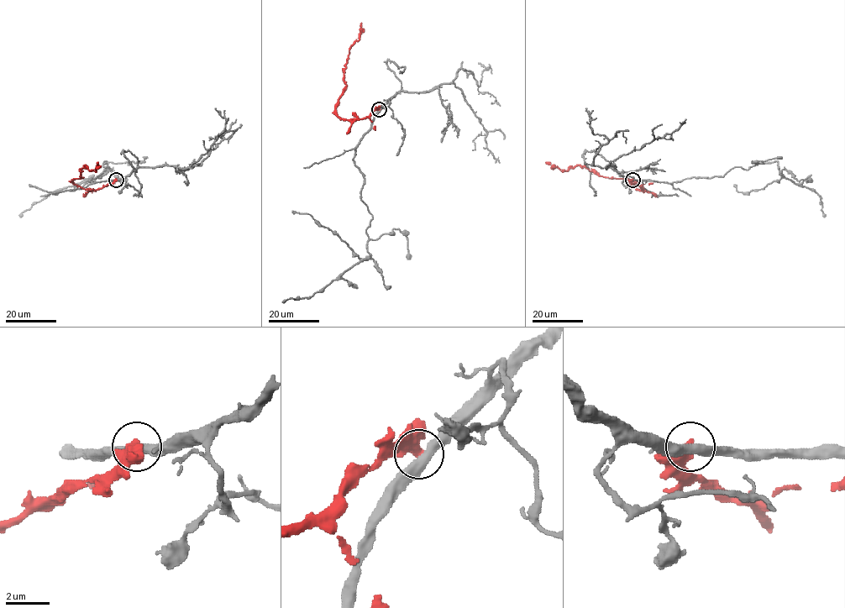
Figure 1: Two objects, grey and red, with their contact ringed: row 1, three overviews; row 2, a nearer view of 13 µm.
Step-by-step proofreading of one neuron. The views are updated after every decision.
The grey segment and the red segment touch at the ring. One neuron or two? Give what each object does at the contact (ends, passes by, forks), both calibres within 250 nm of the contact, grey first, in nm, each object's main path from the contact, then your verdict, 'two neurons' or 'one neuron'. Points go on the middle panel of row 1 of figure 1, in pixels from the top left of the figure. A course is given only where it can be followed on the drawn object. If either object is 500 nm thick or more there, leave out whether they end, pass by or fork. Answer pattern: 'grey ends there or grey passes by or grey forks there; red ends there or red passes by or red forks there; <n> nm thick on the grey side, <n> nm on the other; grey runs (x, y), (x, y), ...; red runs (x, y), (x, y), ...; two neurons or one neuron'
420 nm thick on the grey side, 550 nm on the other; grey runs (380, 109), (353, 159), (364, 178), (361, 200), (372, 217), (366, 230), (370, 254), (310, 297), (283, 301); red runs (380, 109), (359, 119), (341, 118), (336, 111), (346, 85), (343, 72), (349, 49), (359, 39), (361, 23); two neurons

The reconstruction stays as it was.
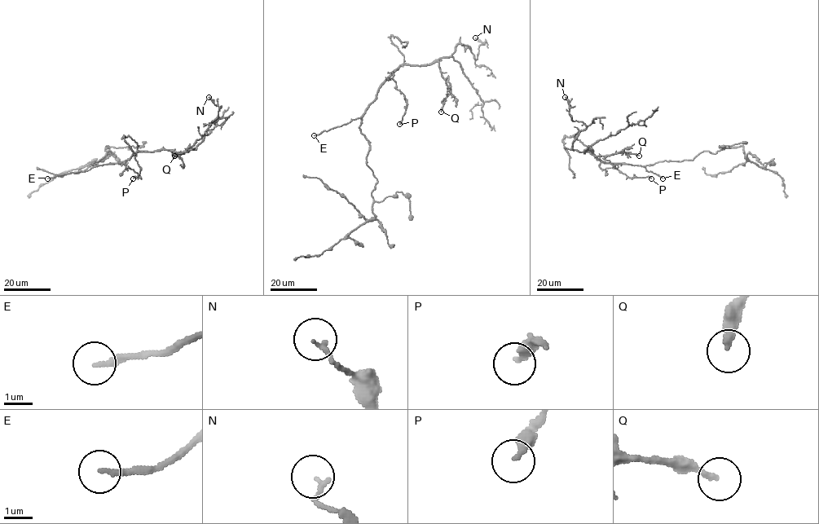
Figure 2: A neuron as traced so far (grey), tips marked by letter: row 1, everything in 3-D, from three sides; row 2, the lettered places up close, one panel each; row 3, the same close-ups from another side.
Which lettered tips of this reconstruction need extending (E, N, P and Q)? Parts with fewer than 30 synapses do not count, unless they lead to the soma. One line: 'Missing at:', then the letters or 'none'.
Missing at: E

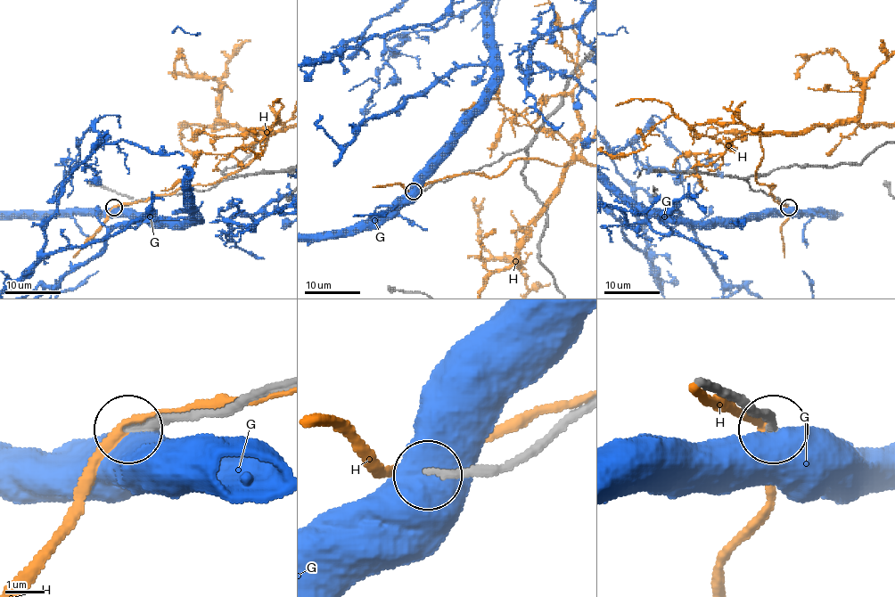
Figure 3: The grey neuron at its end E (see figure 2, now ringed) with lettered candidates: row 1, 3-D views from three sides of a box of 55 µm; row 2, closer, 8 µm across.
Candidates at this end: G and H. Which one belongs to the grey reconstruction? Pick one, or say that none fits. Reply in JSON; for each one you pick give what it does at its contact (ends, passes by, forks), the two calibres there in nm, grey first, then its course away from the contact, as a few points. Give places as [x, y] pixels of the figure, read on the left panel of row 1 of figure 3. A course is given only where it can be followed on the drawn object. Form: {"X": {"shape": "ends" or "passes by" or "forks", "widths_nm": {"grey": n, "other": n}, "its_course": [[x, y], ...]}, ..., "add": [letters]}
{"add": []}

